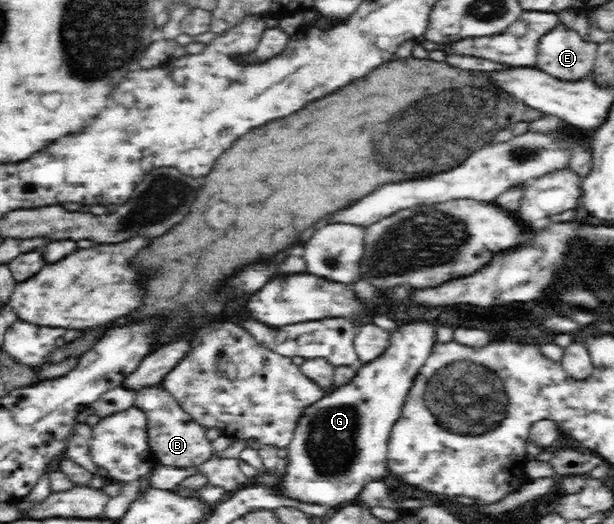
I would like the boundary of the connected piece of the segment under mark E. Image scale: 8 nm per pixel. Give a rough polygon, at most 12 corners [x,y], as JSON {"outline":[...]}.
{"outline":[[556,24],[535,67],[562,81],[591,77],[598,44]]}

